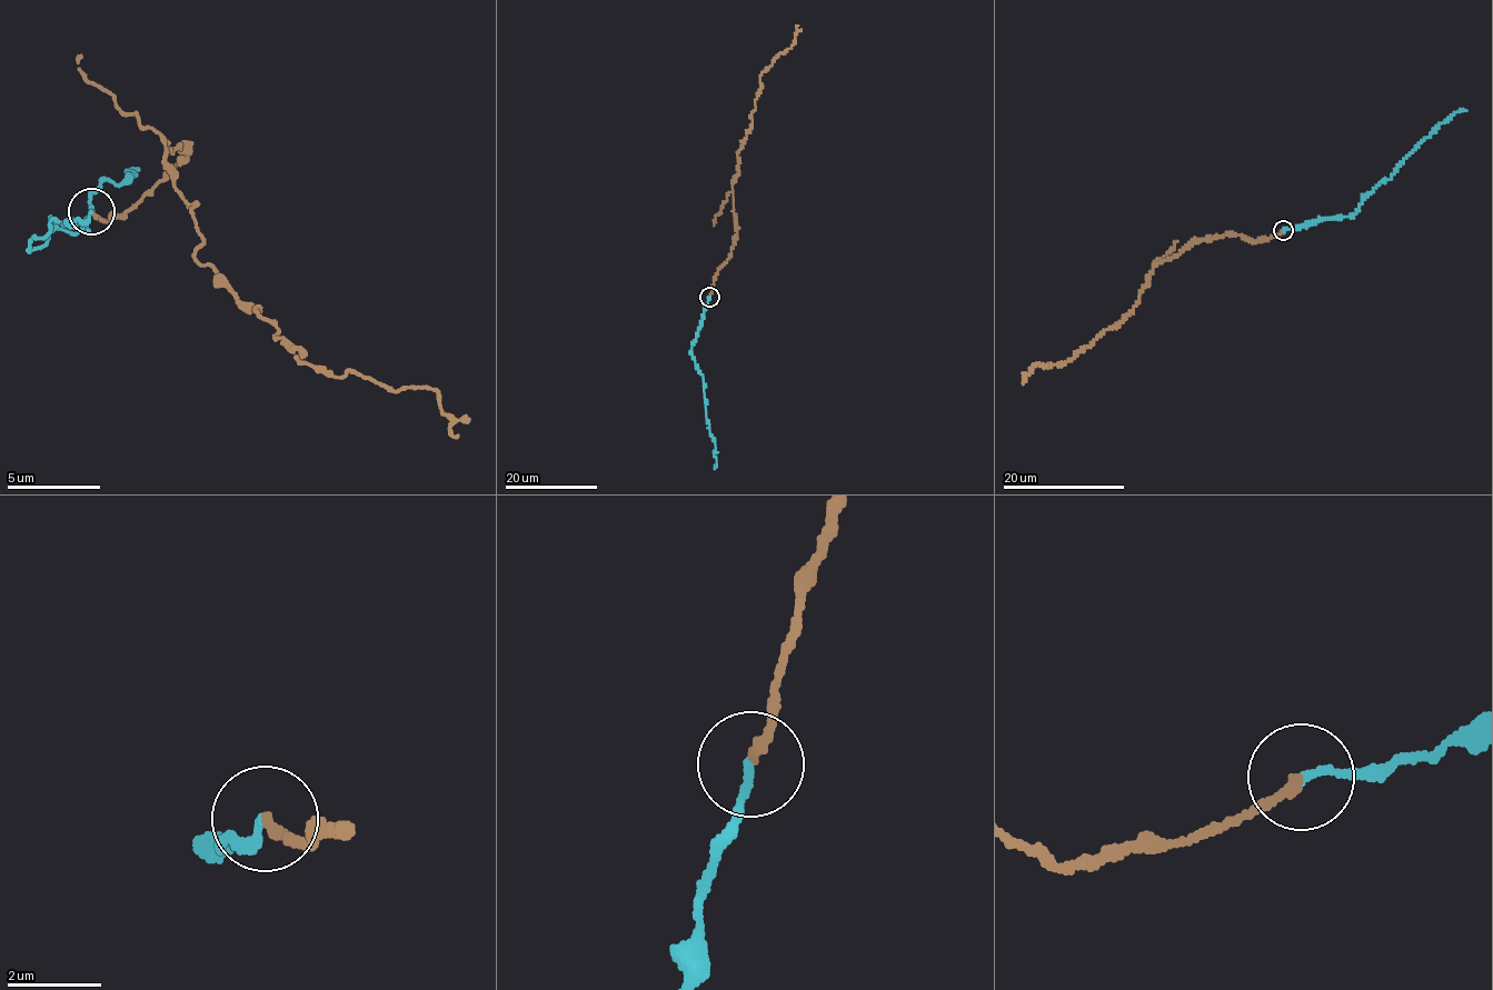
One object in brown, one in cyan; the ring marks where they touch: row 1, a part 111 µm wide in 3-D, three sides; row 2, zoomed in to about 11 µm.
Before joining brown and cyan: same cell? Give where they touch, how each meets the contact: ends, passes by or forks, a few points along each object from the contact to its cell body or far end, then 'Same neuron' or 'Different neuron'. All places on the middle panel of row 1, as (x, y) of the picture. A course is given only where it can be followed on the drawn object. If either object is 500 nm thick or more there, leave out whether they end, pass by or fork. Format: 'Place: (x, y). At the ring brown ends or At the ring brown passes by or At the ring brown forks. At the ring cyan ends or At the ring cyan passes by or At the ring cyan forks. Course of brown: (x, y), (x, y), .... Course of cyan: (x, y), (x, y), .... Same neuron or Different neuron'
Place: (709, 297). At the ring brown ends. At the ring cyan ends. Course of brown: (709, 297), (736, 234), (732, 181), (739, 160), (736, 153), (752, 123), (760, 74), (794, 42), (798, 24). Course of cyan: (709, 297), (692, 350), (704, 380), (715, 468). Same neuron

